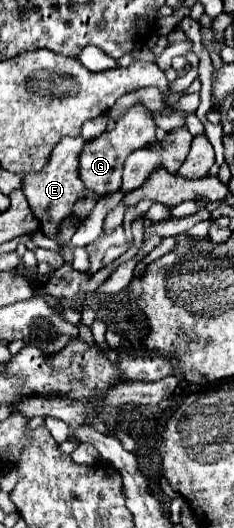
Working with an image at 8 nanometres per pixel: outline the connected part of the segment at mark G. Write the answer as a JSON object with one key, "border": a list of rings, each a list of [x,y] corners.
{"border":[[[136,103],[124,111],[124,115],[116,121],[112,131],[104,131],[100,137],[84,143],[80,157],[78,157],[78,175],[80,175],[82,183],[86,185],[86,189],[90,189],[92,193],[100,193],[100,195],[114,193],[120,189],[118,181],[122,177],[124,159],[132,151],[154,145],[154,143],[156,143],[156,125],[152,121],[152,115],[148,113],[148,109],[144,105]]]}

